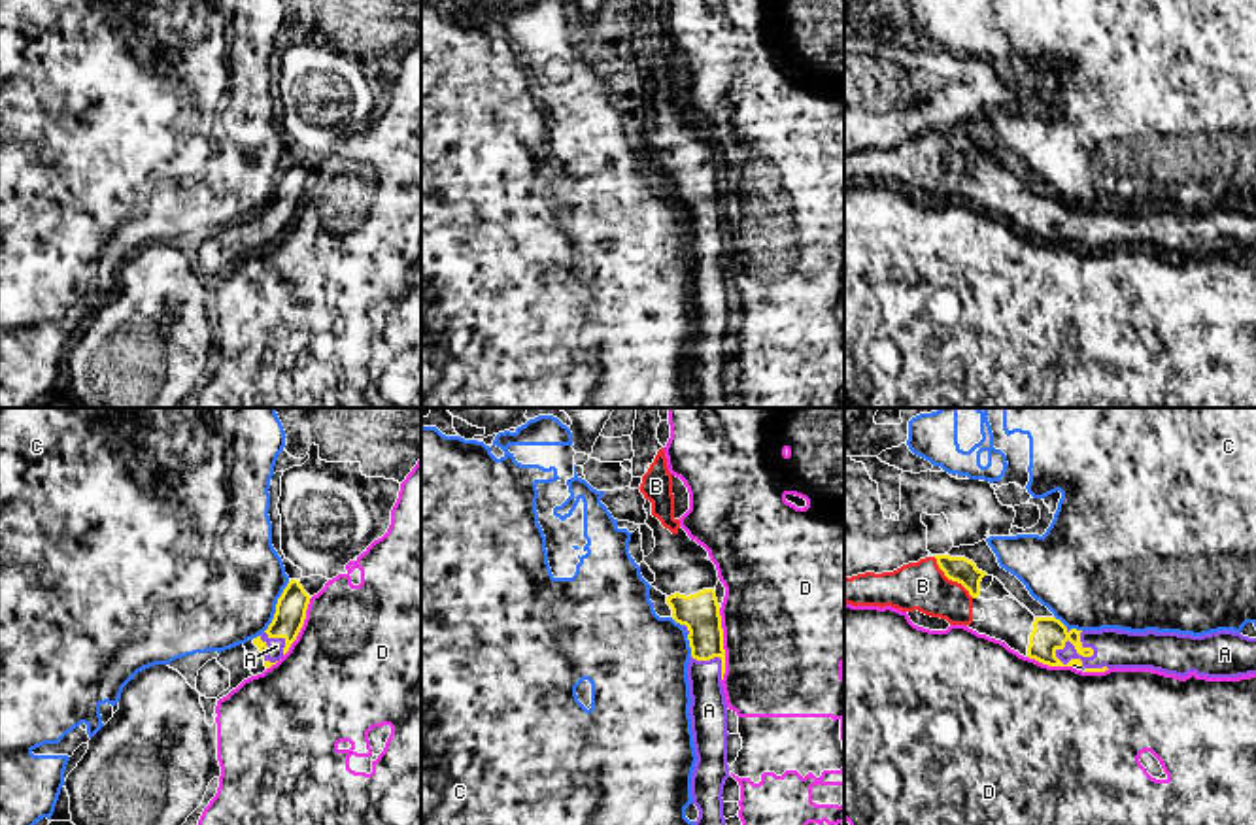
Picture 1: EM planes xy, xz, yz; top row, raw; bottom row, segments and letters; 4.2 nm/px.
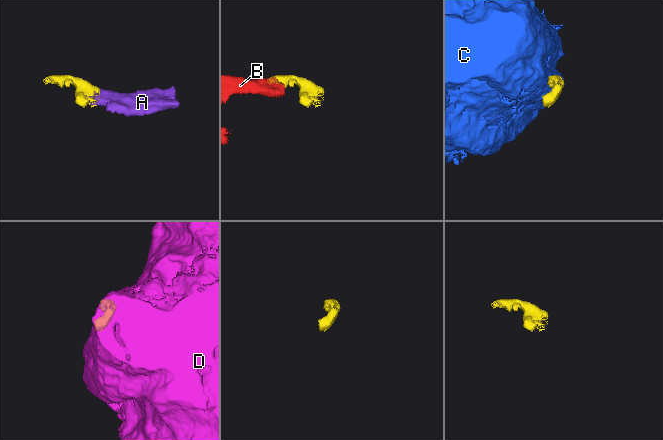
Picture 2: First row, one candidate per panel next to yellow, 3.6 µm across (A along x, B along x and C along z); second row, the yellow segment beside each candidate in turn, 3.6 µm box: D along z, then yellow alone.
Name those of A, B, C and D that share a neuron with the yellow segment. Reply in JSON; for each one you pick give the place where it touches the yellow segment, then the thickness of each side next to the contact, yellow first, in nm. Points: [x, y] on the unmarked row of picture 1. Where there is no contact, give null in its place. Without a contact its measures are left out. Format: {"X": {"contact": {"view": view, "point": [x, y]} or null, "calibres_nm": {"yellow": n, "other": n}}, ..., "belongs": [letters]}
{"A": {"contact": {"view": "yz", "point": [1090, 233]}, "calibres_nm": {"yellow": 140, "other": 170}}, "B": {"contact": {"view": "yz", "point": [950, 155]}, "calibres_nm": {"yellow": 110, "other": 220}}, "belongs": ["A", "B"]}

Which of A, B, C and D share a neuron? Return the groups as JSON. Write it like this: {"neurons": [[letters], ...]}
{"neurons": [["A", "B"], ["C"], ["D"]]}

